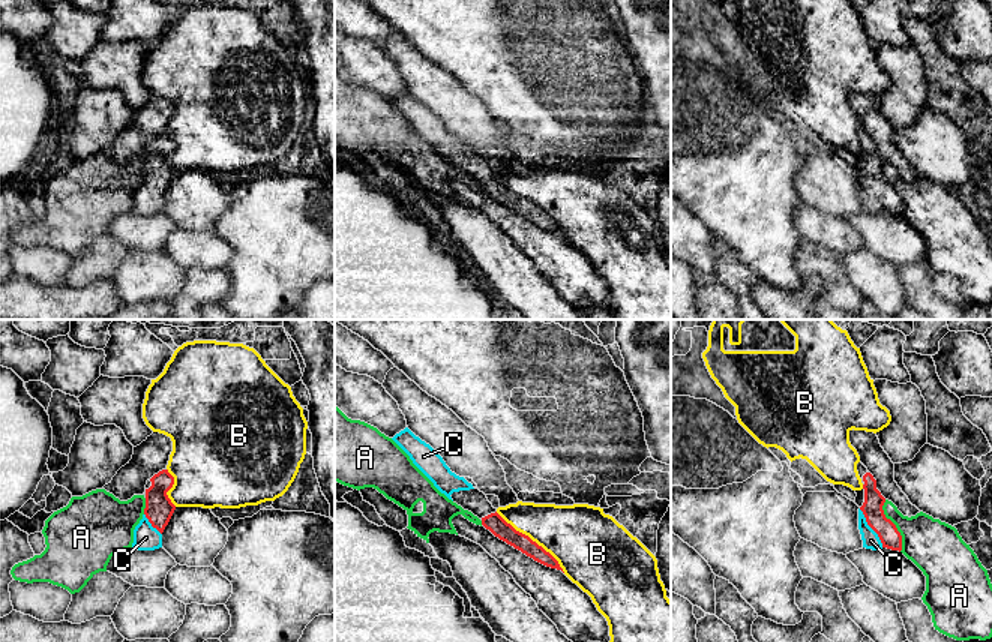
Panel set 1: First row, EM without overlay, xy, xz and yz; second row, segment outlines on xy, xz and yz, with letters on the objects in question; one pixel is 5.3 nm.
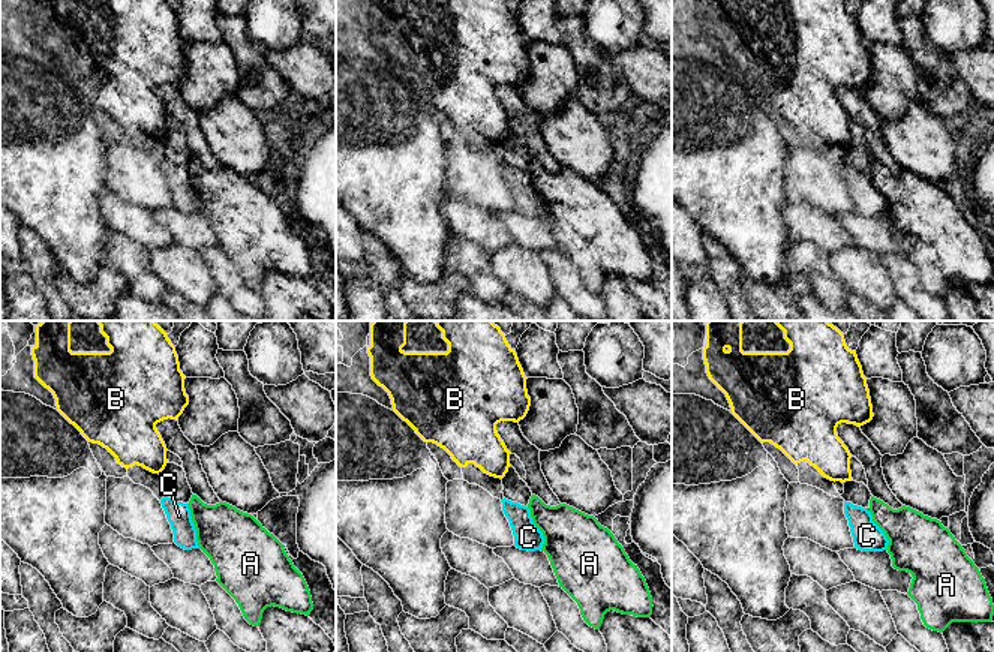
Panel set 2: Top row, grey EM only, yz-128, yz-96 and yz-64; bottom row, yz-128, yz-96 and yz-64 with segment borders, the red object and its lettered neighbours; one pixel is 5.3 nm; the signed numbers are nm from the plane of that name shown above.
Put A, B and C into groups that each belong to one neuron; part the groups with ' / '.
A / B / C

